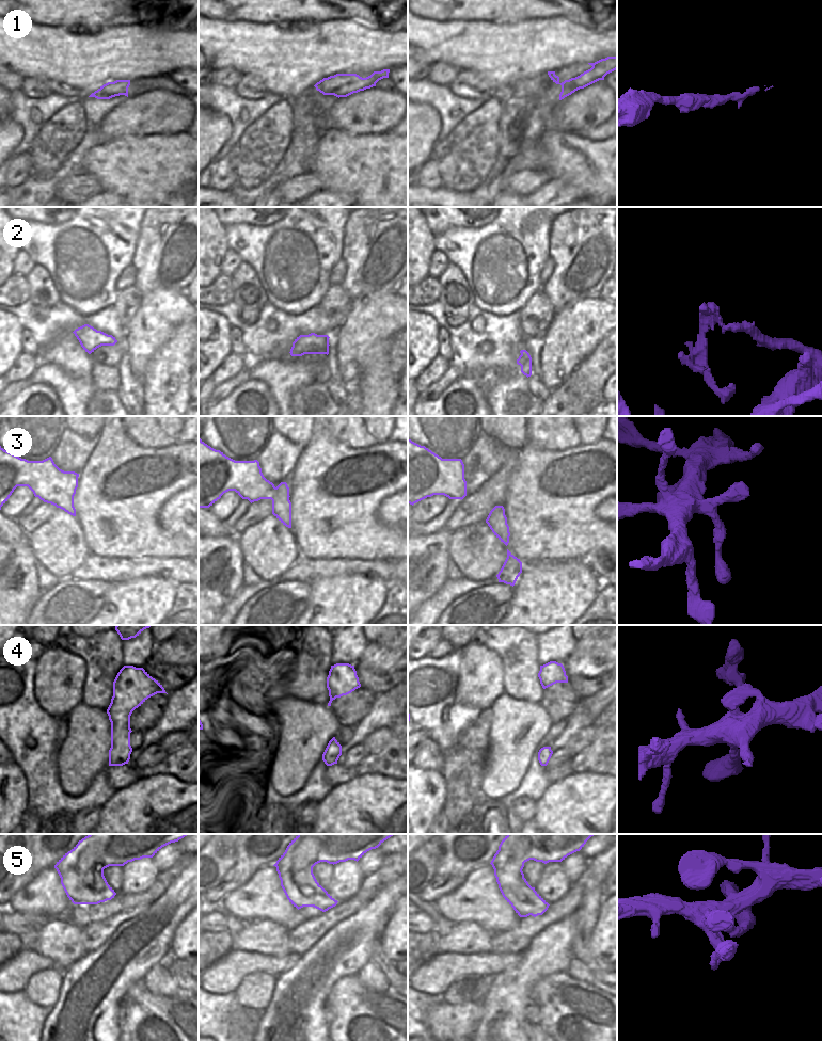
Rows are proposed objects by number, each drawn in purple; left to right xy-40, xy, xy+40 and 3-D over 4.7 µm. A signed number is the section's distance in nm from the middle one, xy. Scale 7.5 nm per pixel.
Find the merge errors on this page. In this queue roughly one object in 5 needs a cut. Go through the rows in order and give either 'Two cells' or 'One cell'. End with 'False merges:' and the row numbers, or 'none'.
1: One cell
2: One cell
3: One cell
4: One cell
5: One cell
False merges: none

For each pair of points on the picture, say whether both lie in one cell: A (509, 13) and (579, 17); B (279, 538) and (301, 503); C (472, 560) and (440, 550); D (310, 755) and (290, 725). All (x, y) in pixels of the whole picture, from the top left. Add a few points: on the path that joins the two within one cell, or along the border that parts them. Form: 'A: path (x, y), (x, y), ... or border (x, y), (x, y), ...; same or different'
A: path (526, 11), (562, 11); same
B: border (289, 528), (299, 551); different
C: border (452, 533), (449, 539), (449, 559); different
D: path (302, 748), (301, 736), (298, 733); same

